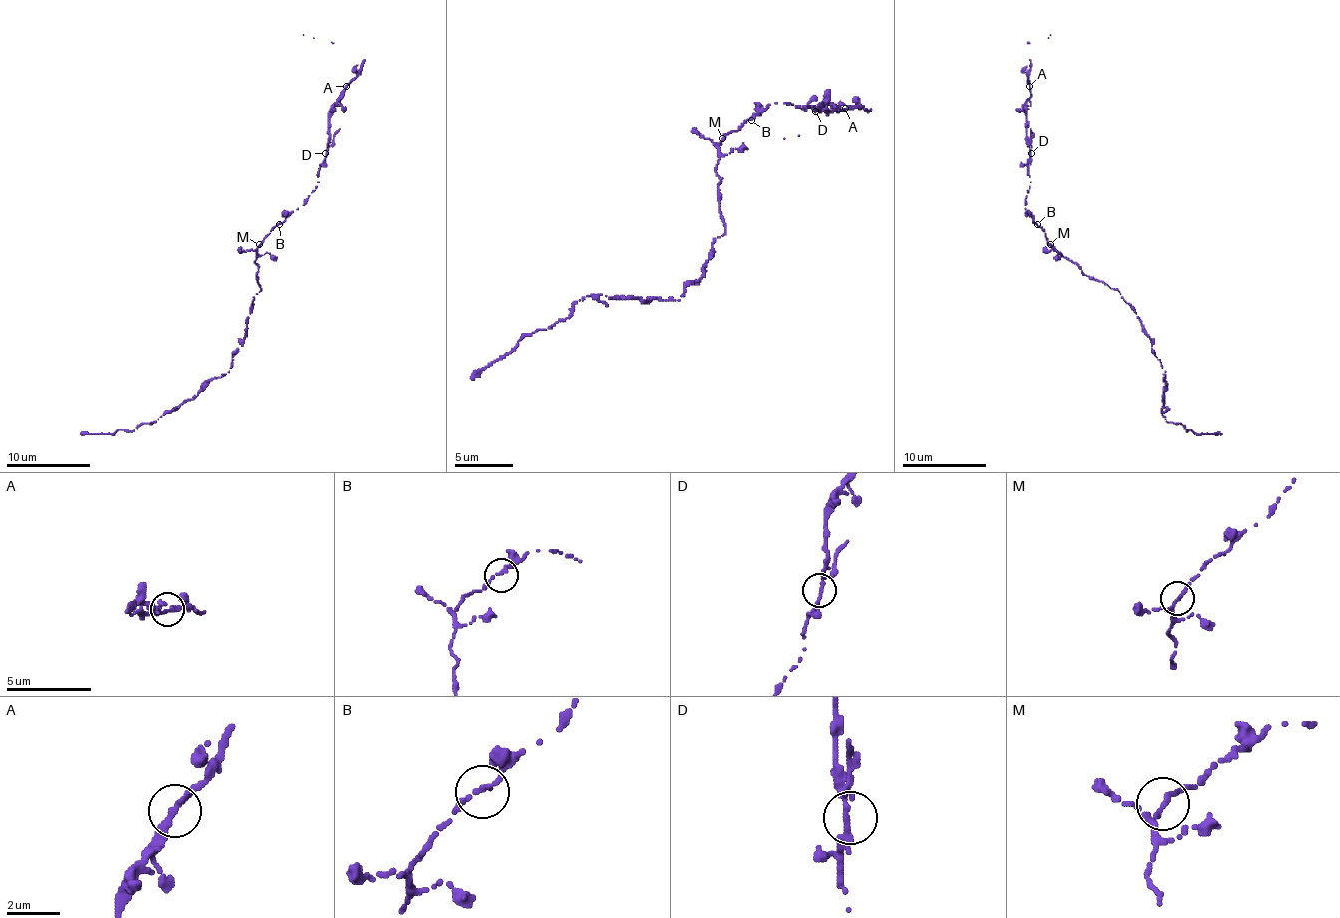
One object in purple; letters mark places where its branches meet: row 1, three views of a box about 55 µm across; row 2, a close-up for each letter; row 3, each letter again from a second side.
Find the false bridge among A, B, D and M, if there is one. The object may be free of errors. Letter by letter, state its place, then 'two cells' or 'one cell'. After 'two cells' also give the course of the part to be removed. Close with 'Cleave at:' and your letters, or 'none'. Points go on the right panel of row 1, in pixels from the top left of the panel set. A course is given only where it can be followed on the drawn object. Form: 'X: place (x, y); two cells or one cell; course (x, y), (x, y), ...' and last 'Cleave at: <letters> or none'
A: place (1029, 86); one cell
B: place (1037, 224); one cell
D: place (1031, 153); one cell
M: place (1050, 244); one cell
Cleave at: none

